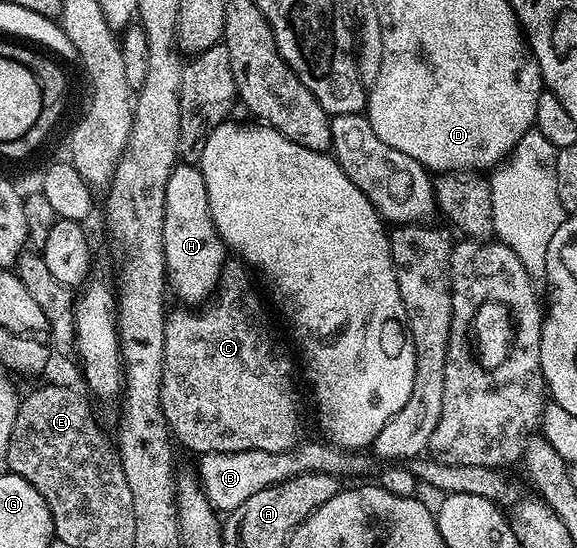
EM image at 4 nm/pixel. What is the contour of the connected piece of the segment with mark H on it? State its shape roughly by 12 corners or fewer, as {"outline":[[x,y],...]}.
{"outline":[[203,173],[165,184],[167,285],[195,308],[219,284],[225,247]]}

